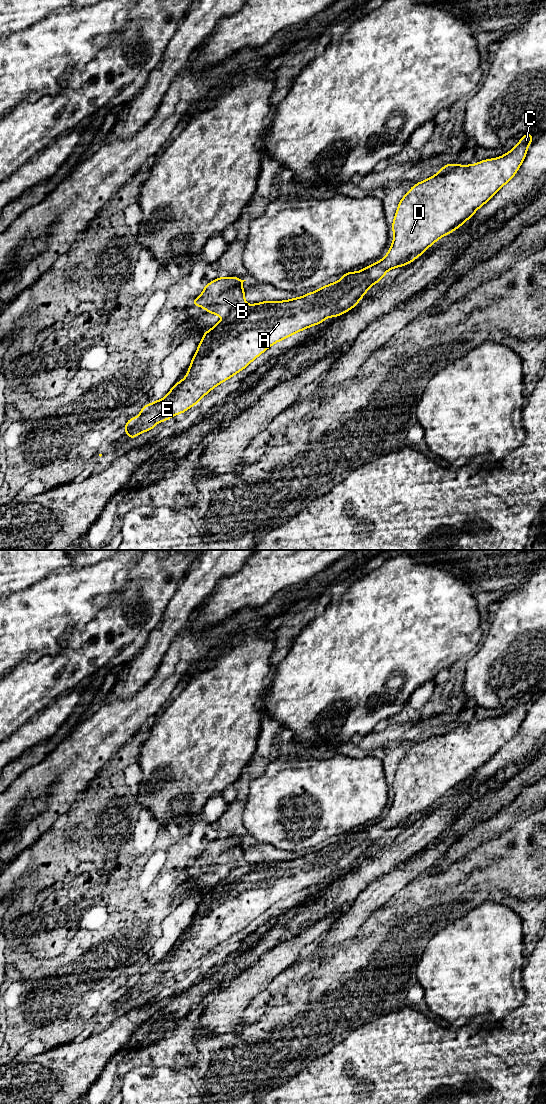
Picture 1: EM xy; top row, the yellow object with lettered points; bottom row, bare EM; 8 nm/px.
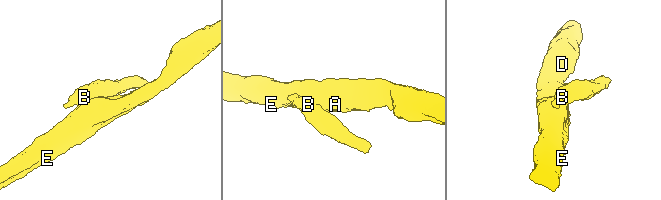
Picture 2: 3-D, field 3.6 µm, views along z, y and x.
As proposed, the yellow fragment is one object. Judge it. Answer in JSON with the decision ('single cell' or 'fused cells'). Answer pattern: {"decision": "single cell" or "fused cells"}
{"decision": "fused cells"}

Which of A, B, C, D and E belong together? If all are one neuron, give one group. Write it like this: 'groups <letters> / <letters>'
groups A C D E / B

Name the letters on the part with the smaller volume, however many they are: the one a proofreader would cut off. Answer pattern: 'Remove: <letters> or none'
Remove: B

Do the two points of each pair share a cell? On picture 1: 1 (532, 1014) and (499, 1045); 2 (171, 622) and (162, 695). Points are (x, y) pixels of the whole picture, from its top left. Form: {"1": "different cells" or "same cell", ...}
{"1": "same cell", "2": "different cells"}

